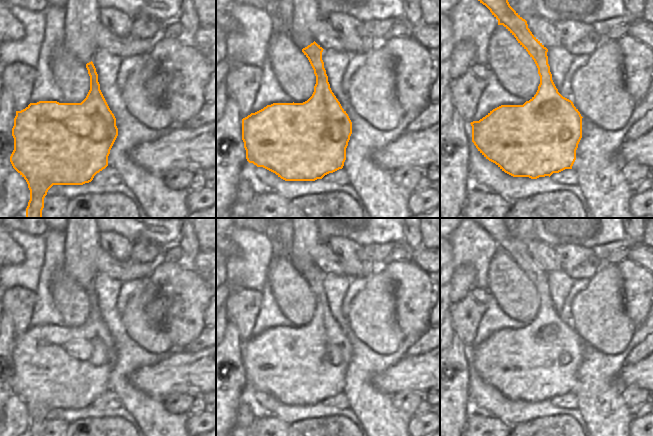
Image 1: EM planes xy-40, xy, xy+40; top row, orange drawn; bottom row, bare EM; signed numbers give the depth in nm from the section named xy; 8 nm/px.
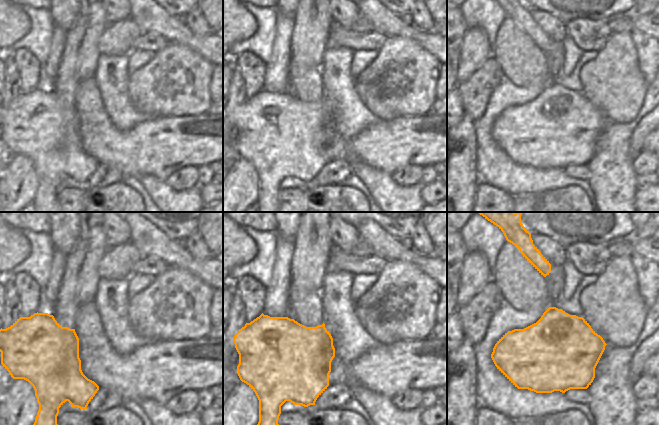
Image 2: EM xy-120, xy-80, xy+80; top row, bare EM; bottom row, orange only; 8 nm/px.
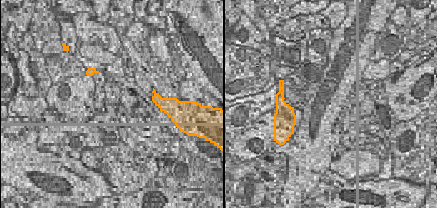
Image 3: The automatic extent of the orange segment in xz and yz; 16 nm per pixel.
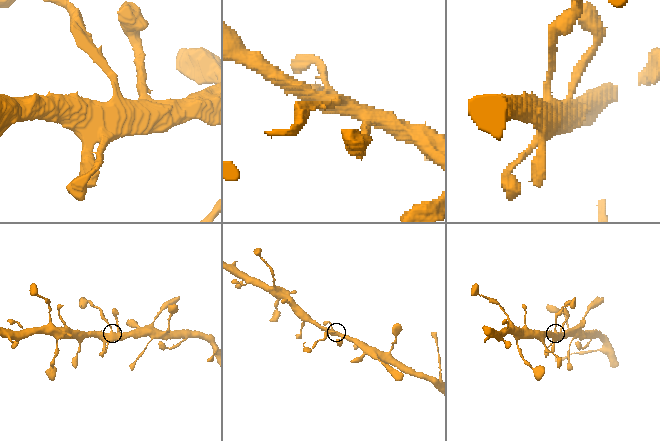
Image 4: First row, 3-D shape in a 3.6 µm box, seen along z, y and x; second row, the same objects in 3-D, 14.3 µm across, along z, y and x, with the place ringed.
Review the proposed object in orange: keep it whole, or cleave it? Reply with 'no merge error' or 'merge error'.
no merge error

